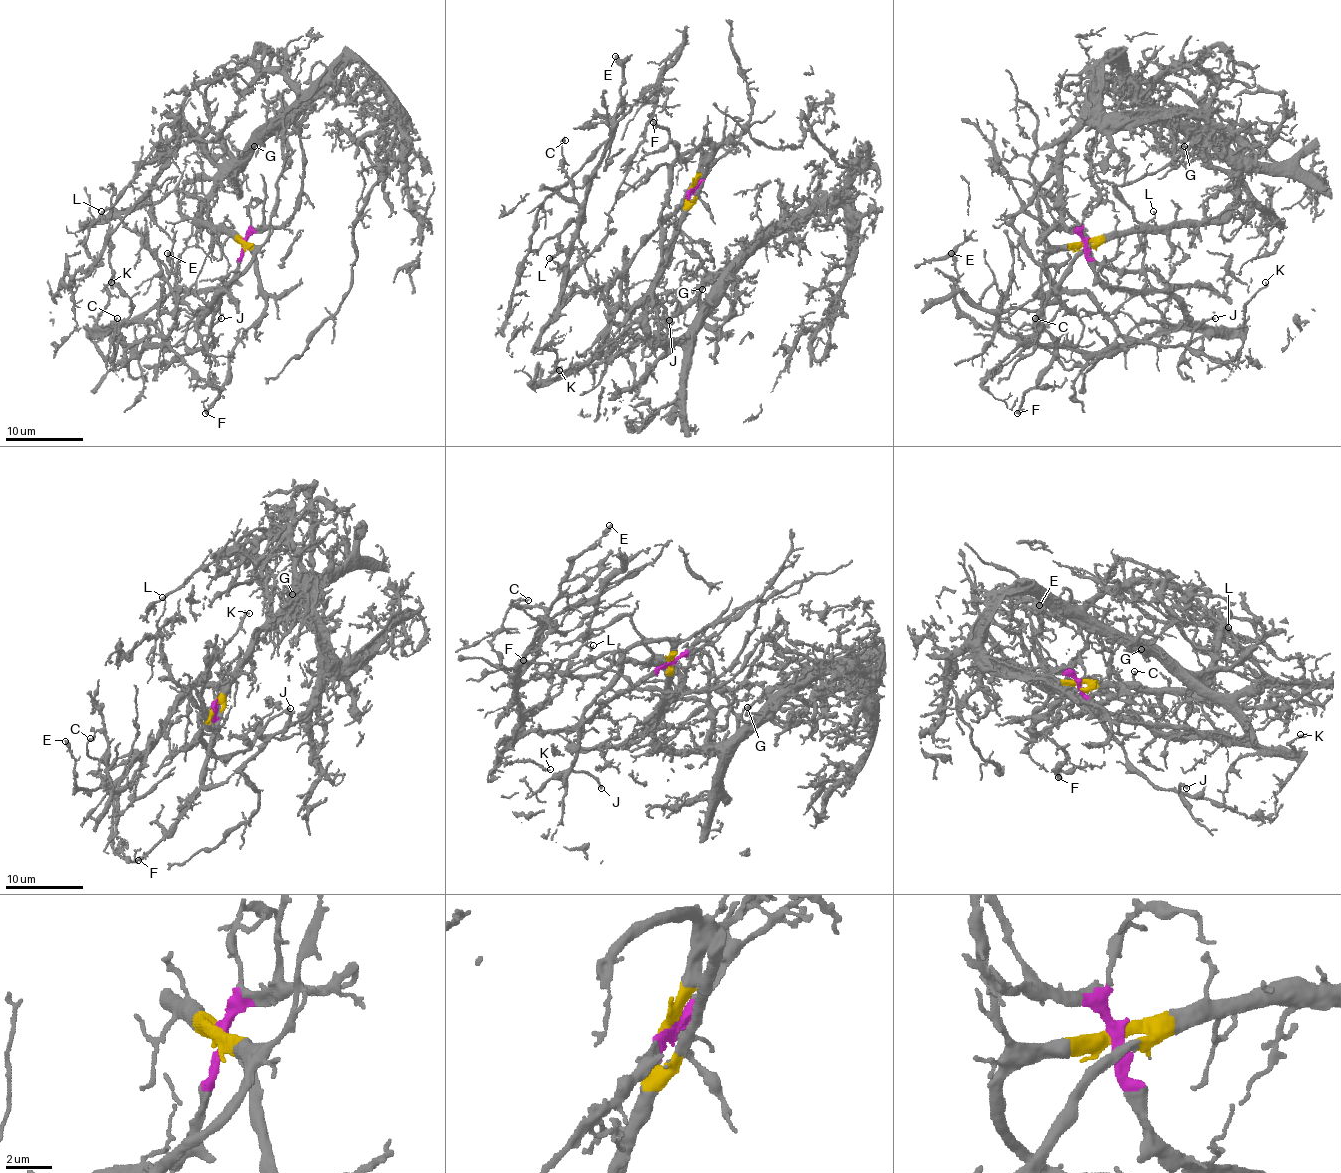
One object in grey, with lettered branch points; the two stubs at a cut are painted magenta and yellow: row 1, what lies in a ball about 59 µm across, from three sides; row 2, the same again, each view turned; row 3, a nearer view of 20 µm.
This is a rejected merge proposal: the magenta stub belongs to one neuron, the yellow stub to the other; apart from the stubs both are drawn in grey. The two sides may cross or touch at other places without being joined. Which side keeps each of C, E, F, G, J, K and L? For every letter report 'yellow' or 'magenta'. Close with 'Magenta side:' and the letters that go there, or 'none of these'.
C: magenta
E: magenta
F: yellow
G: yellow
J: yellow
K: magenta
L: magenta
Magenta side: C, E, K, L

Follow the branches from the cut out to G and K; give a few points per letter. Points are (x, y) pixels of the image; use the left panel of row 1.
G: (244, 243), (230, 231), (207, 227), (199, 219), (199, 210), (254, 145)
K: (244, 243), (244, 255), (226, 284), (177, 290), (146, 311), (109, 327), (91, 329), (107, 302), (111, 282)

